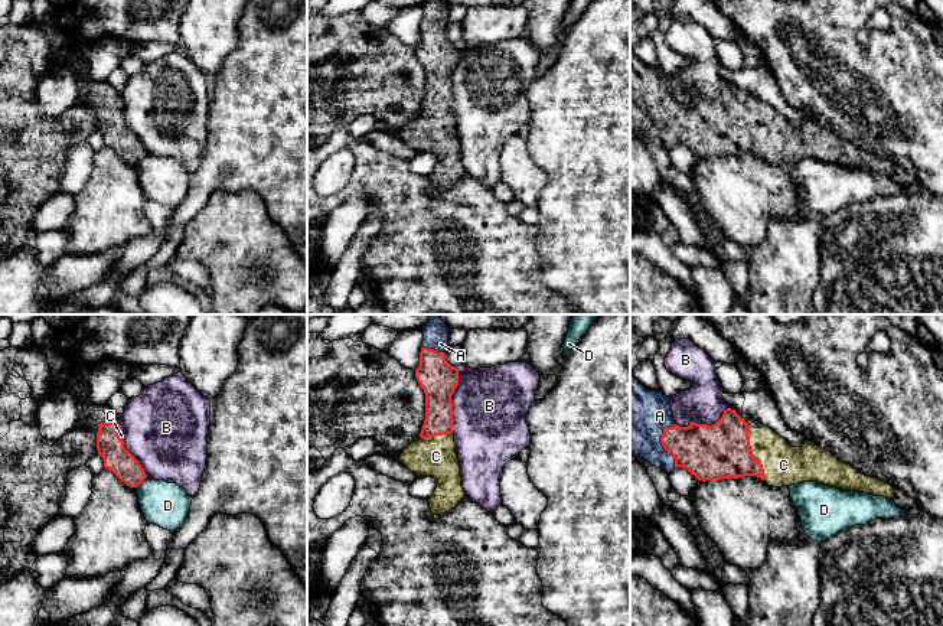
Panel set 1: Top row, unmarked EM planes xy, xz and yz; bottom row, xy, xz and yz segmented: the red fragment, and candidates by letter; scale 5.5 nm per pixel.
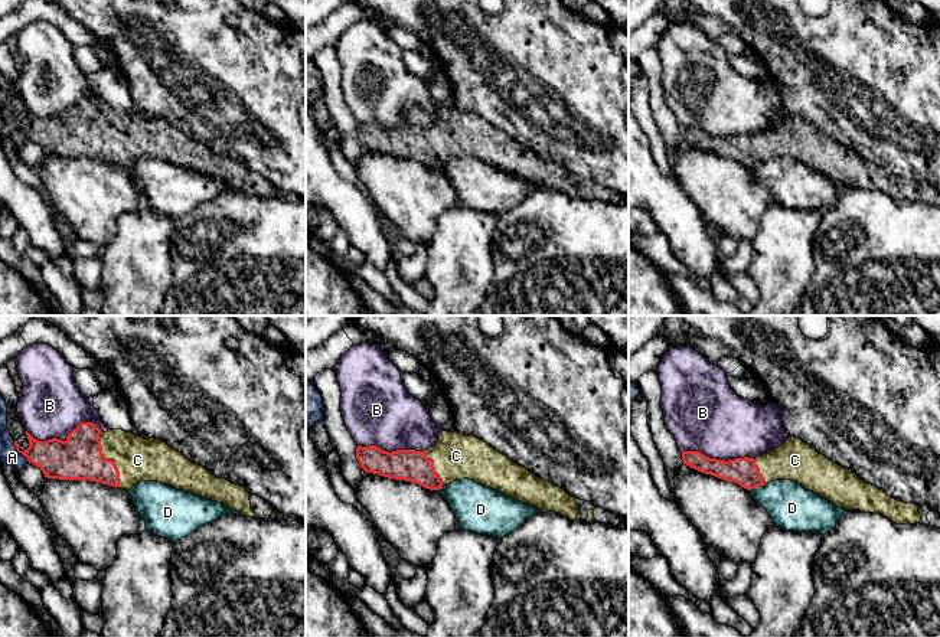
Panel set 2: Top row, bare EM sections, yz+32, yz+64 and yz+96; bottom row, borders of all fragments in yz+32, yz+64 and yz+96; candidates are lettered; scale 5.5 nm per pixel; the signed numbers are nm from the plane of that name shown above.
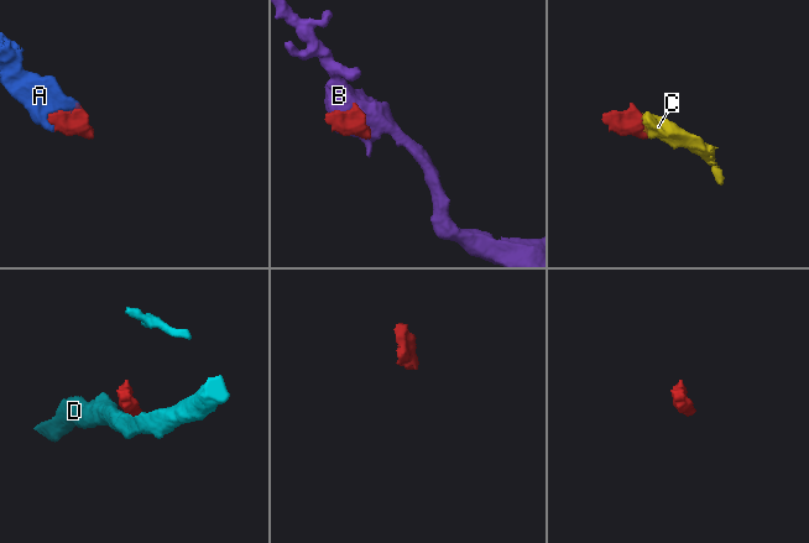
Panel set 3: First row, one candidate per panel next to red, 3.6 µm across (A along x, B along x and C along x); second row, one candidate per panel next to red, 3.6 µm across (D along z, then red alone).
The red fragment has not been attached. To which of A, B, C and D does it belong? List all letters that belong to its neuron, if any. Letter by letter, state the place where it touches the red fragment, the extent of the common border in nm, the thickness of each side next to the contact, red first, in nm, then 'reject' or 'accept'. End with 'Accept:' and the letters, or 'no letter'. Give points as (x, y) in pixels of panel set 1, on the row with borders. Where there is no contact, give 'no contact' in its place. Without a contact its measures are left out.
A: yz (661, 442) | 240 nm | 280/380 nm | accept
B: xz (450, 400) | 360 nm | 200/420 nm | reject
C: yz (751, 453) | 300 nm | 300/220 nm | accept
D: xy (142, 481) | 90 nm | 160/260 nm | reject
Accept: A, C

